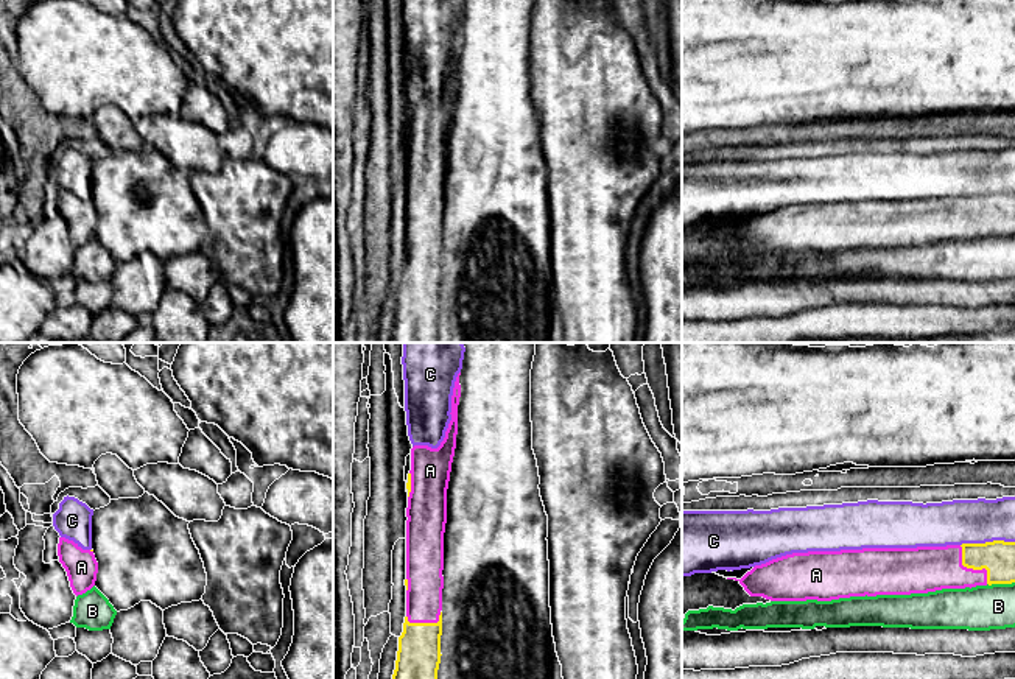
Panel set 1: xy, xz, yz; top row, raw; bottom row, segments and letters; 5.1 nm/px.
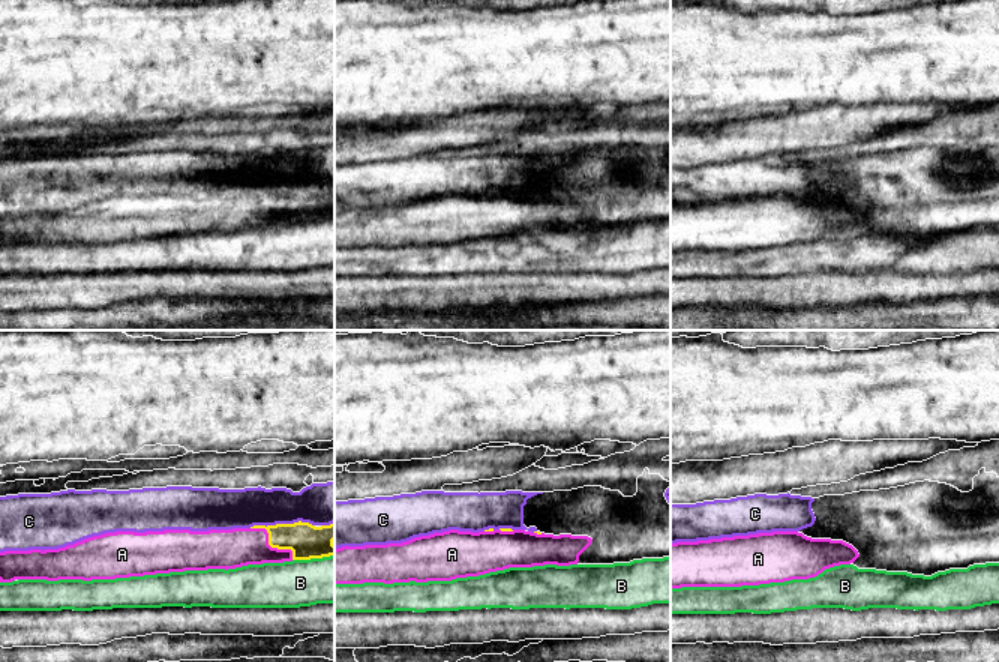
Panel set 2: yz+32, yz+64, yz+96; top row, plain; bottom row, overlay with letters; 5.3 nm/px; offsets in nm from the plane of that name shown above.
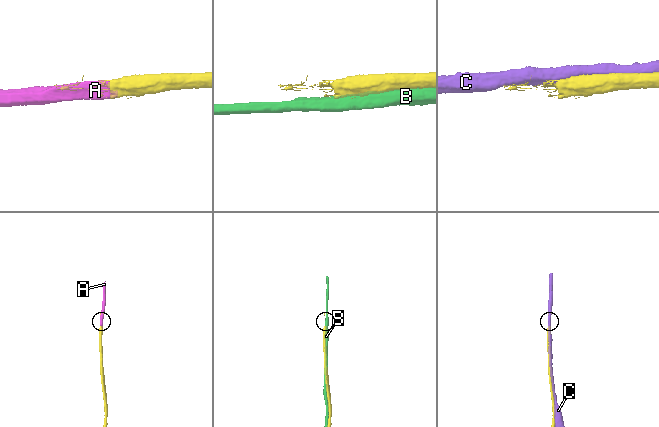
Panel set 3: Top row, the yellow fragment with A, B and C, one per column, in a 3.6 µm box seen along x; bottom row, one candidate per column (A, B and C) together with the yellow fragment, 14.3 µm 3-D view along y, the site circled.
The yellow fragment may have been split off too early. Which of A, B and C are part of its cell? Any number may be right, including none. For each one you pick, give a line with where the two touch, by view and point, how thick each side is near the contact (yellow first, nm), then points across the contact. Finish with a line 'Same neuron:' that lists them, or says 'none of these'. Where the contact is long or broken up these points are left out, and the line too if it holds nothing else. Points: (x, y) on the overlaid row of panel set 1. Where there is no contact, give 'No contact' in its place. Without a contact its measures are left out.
A: Touches yellow at yz (972, 567). Thickness 180 nm (yellow) against 240 nm
Same neuron: A

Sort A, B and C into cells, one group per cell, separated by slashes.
A / B / C

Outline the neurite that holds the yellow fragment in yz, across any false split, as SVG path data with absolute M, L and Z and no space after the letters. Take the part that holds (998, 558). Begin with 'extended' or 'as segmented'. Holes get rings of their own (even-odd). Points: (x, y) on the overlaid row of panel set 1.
extended | M993 540L985 544L962 544L962 545L947 545L947 547L917 547L917 548L862 548L862 550L841 550L841 551L808 551L808 553L792 553L766 564L755 565L741 579L727 578L738 581L750 596L763 596L771 601L831 601L850 596L876 596L876 595L911 595L911 593L928 593L942 589L965 589L976 586L992 586L992 584L1012 584L1015 582L1015 542Z

